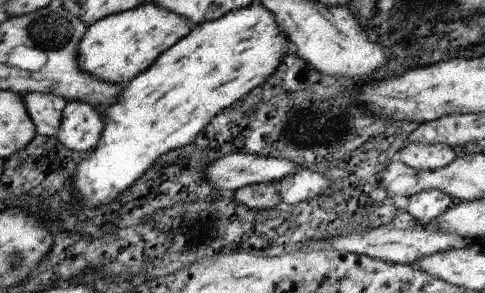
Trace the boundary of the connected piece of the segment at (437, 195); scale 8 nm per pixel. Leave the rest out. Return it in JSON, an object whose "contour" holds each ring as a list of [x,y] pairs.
{"contour":[[[429,190],[429,192],[419,192],[417,196],[411,196],[407,204],[407,212],[417,222],[417,226],[427,226],[453,204],[455,202],[449,194],[441,190]]]}

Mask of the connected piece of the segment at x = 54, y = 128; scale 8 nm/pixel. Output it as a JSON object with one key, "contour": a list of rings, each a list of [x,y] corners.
{"contour":[[[29,92],[23,94],[27,112],[37,128],[37,136],[59,136],[61,122],[63,122],[63,110],[69,104],[65,98],[59,98],[55,94],[37,94]]]}

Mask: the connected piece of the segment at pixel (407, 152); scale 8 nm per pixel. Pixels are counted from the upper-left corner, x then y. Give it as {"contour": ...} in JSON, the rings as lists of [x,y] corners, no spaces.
{"contour":[[[407,144],[401,146],[401,150],[395,154],[395,160],[411,166],[413,170],[423,172],[435,172],[439,168],[445,168],[455,158],[451,146],[445,144]]]}

